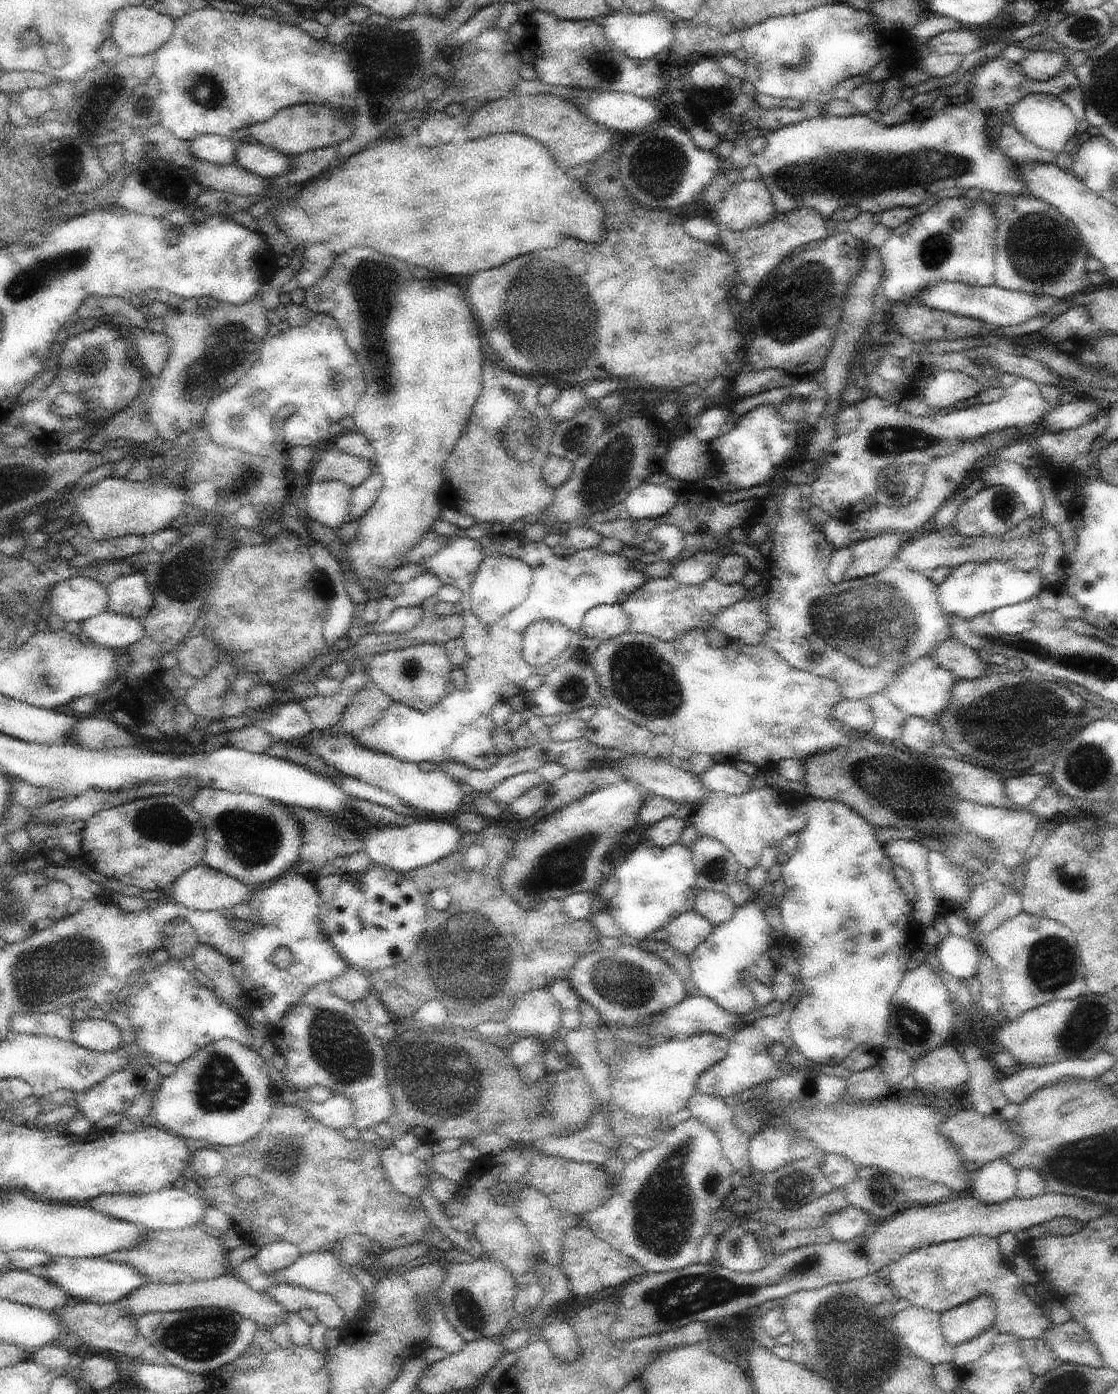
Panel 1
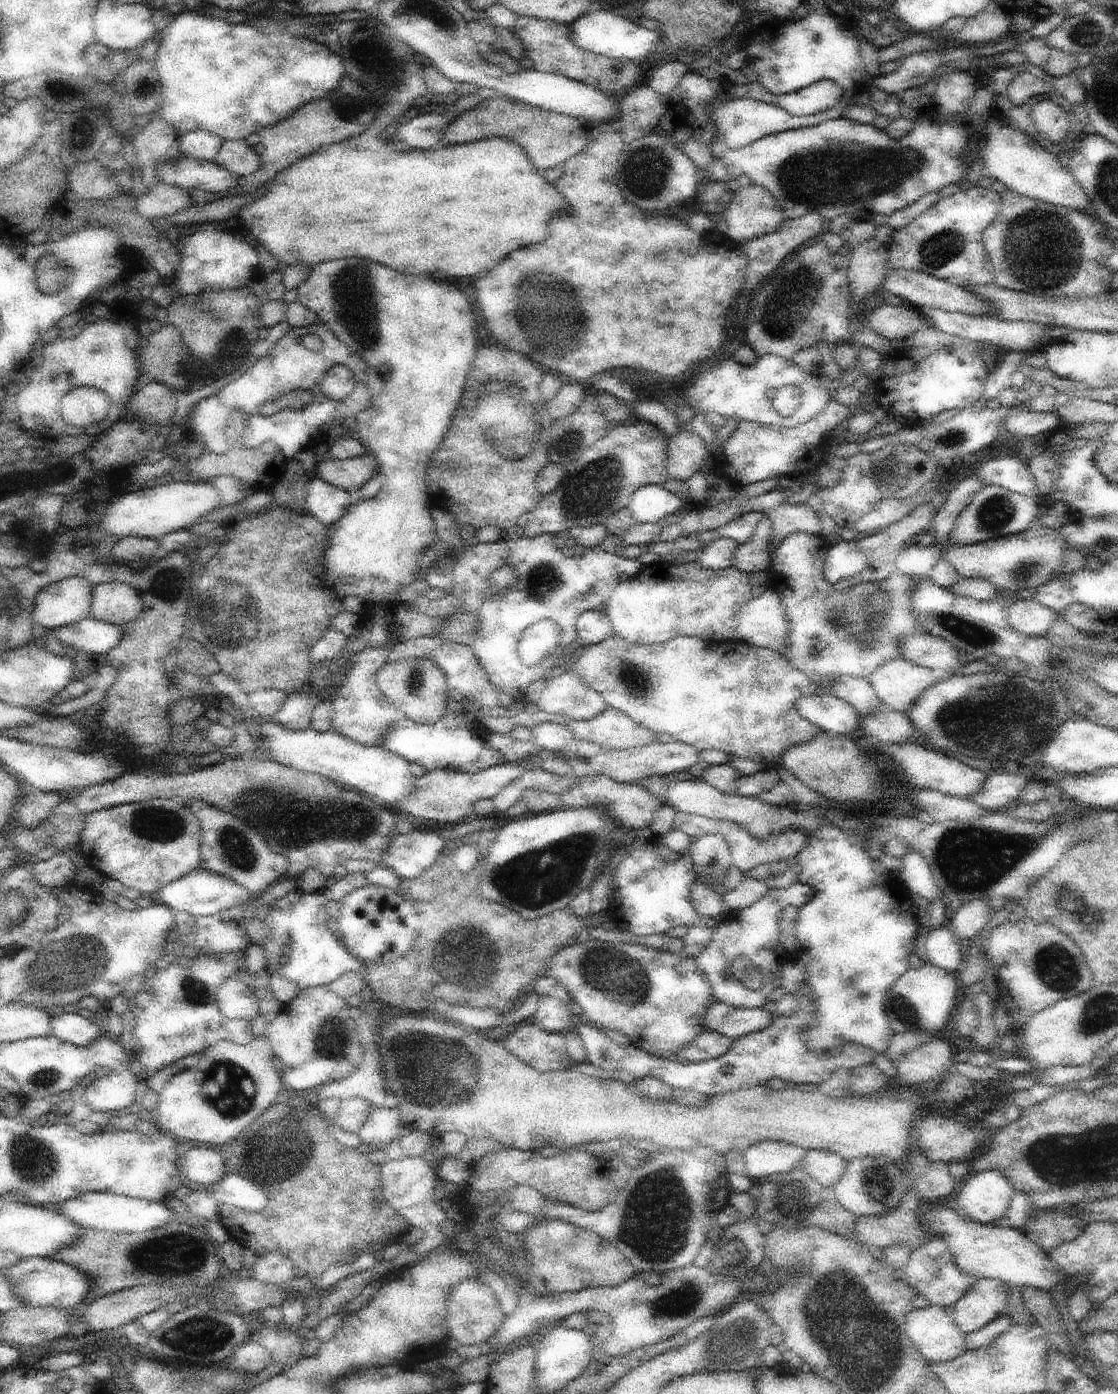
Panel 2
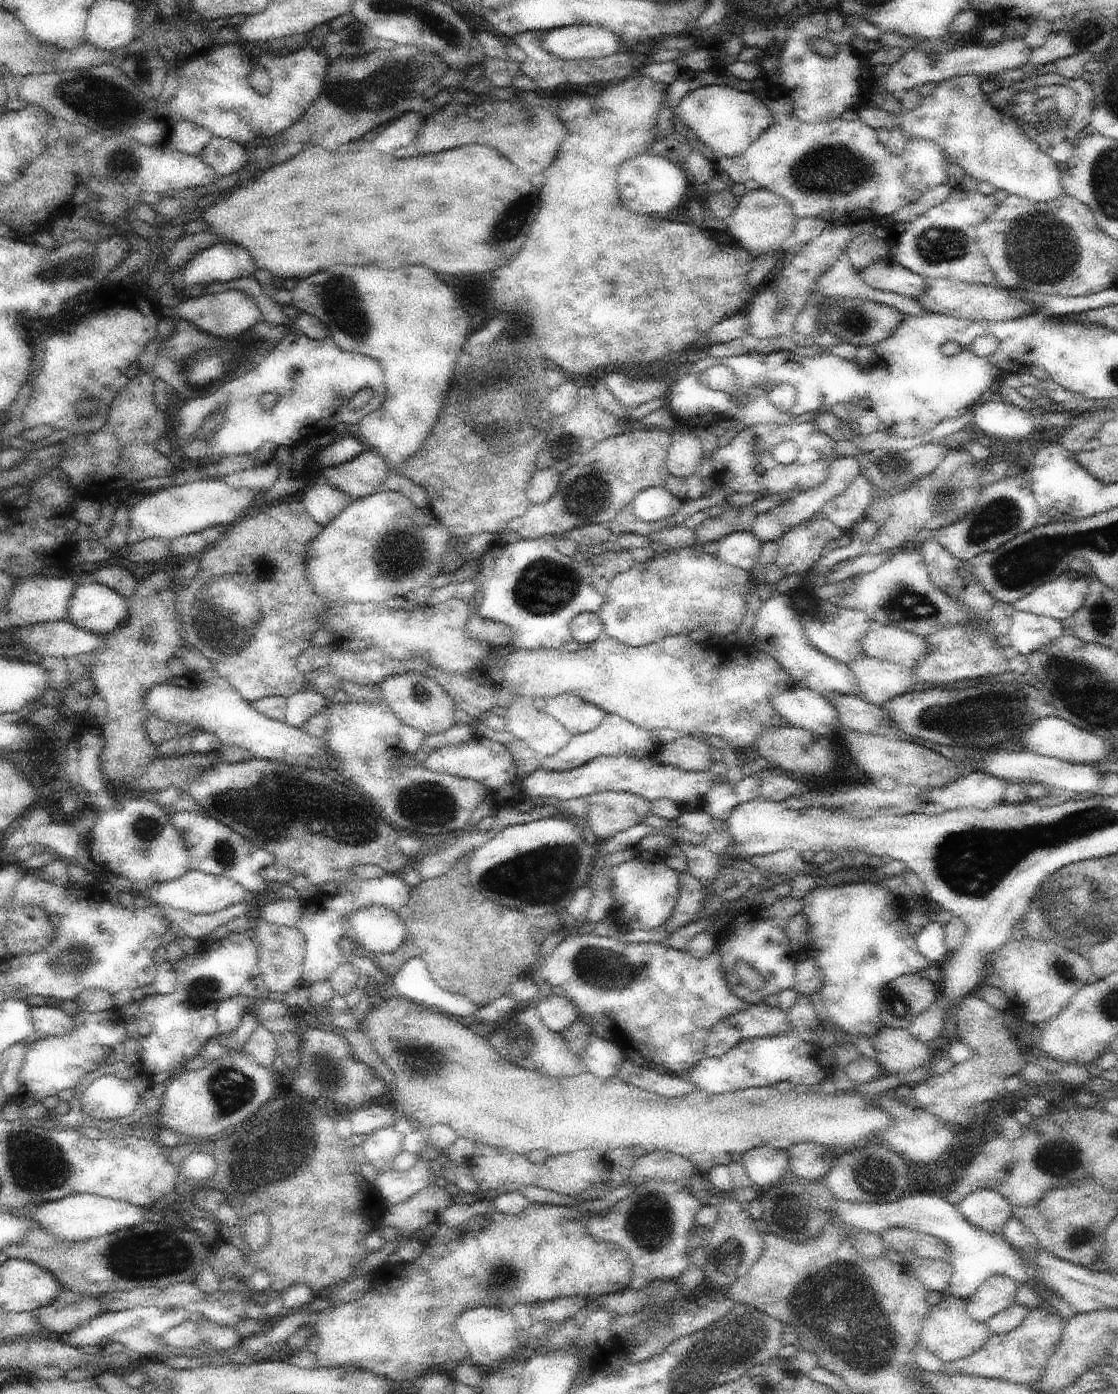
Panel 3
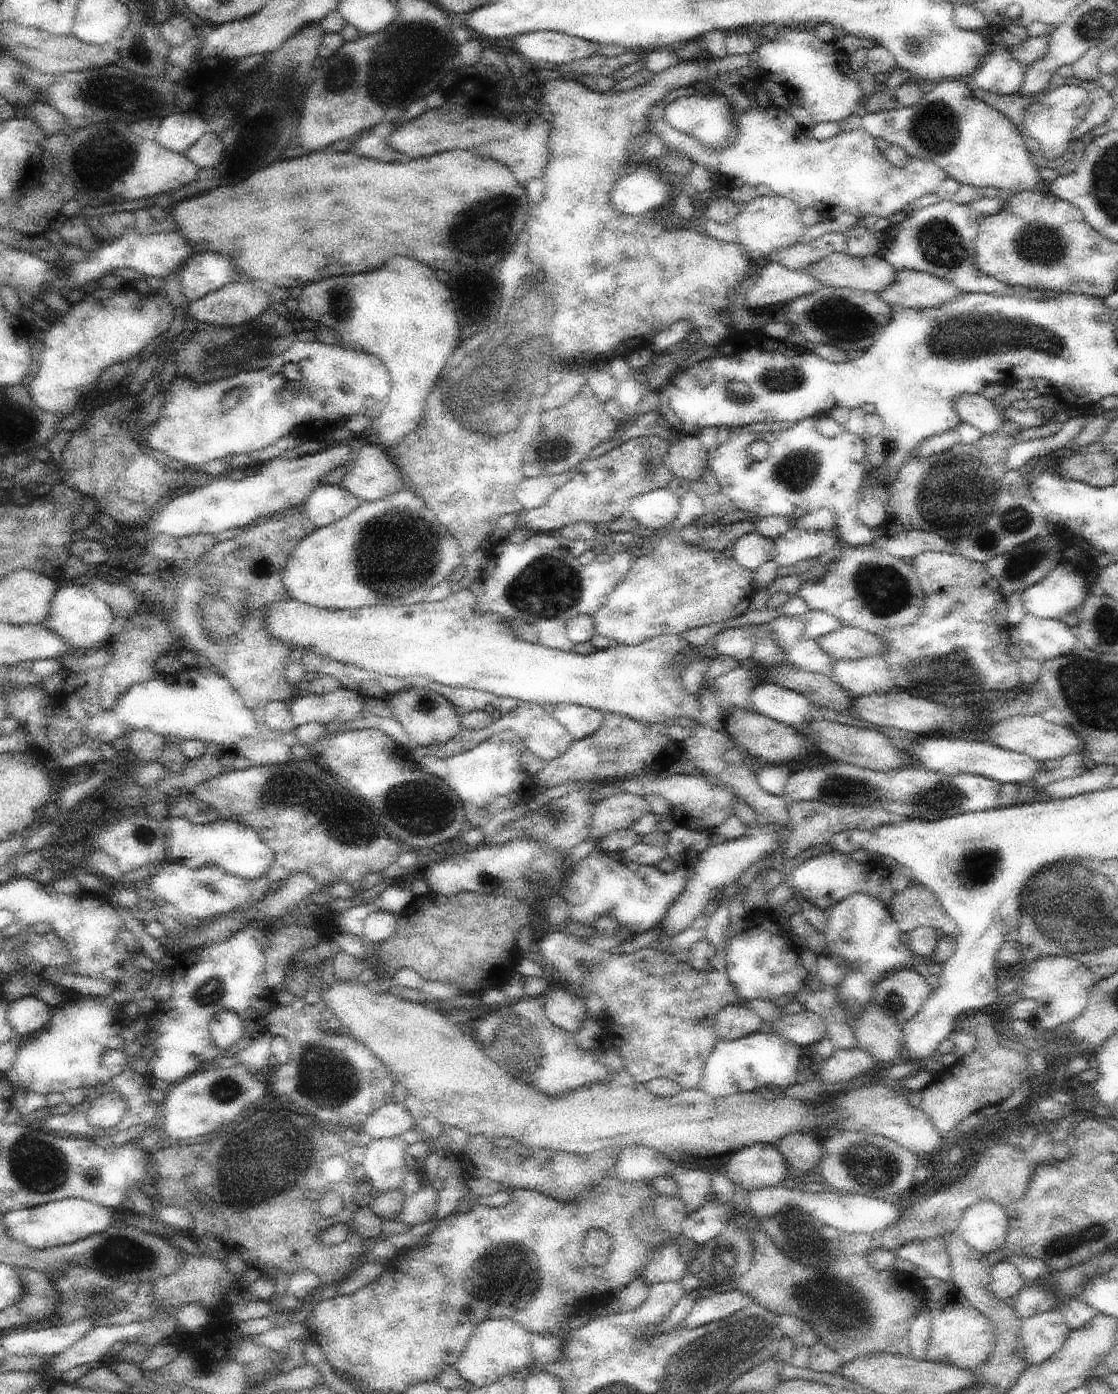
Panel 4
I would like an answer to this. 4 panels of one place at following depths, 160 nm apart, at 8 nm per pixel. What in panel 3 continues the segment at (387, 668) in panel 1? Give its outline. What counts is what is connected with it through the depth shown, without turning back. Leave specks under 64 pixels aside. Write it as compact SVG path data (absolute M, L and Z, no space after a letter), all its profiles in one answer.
M411 672L403 675L395 674L387 676L378 685L388 706L403 724L410 725L428 735L446 732L455 725L456 708L453 700L446 694L441 684L428 675Z

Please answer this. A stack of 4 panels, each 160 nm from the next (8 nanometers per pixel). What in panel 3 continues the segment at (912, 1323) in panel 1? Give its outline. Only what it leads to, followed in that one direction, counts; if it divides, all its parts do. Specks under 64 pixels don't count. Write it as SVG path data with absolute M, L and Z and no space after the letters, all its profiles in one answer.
M946 1292L941 1302L931 1307L919 1334L927 1349L947 1363L976 1354L994 1335L987 1322L974 1320L968 1314L966 1302L967 1299L959 1299Z

